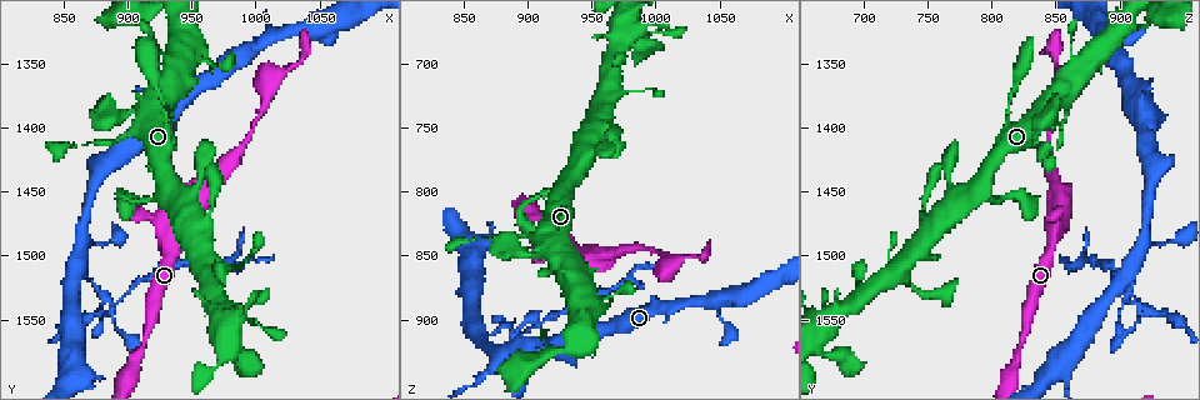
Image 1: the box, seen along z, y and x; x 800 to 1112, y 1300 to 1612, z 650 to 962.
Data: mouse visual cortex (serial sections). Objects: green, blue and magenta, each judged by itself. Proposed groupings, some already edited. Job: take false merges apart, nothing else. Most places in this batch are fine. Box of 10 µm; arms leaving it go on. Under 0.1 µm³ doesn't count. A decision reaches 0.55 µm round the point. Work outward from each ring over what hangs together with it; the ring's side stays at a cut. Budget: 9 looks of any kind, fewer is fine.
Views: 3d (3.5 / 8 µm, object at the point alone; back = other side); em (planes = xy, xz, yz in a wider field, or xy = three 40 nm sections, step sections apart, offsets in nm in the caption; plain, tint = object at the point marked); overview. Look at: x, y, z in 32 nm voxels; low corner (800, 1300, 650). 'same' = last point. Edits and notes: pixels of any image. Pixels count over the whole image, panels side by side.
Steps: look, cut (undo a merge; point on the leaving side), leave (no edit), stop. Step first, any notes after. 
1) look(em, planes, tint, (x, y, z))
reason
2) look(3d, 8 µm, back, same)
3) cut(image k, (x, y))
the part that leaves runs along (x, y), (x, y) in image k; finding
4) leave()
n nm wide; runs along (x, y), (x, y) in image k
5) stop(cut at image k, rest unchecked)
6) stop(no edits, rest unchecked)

look(3d, 3.5 µm, (934, 1480, 848))
calibre changes

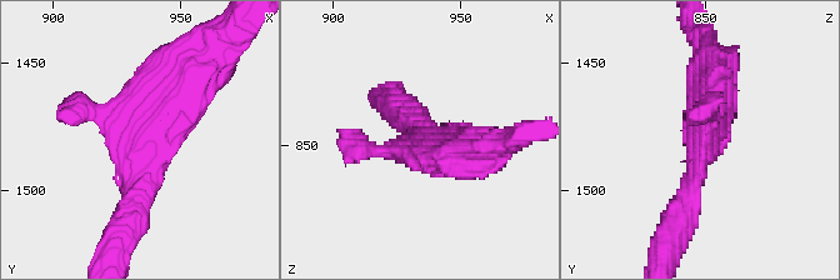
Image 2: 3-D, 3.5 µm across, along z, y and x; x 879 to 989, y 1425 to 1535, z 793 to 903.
look(em, xy, step 1, tint, (935, 1481, 850))

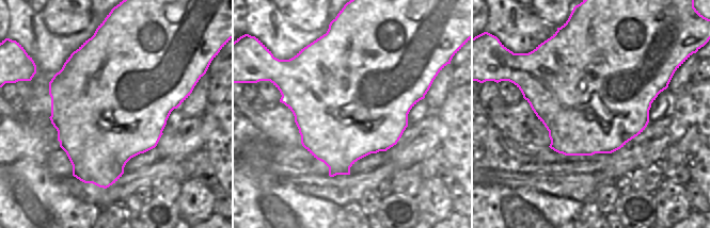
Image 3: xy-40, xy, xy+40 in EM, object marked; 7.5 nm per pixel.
leave()
950 nm wide; runs along (129, 218), (140, 145), (183, 69) in image 2; continuous, no second cell

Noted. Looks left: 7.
look(3d, 3.5 µm, (886, 1488, 938))
narrows sharply

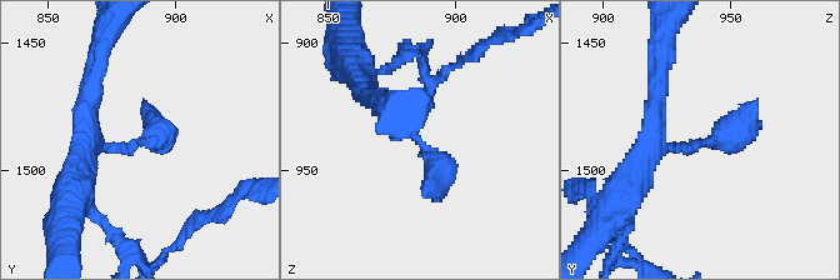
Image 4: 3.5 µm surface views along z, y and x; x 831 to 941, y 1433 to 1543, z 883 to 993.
look(em, planes, plain, (887, 1489, 941))

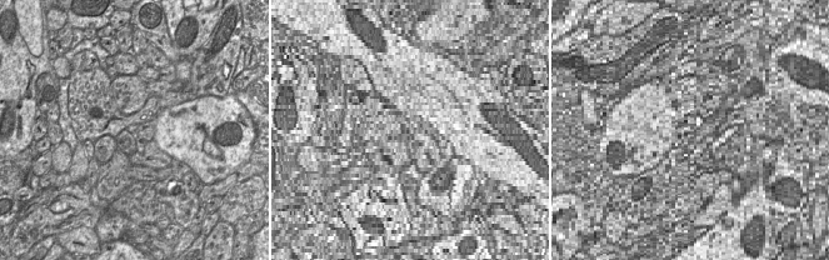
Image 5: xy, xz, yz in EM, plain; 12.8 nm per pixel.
look(em, planes, tint, same)

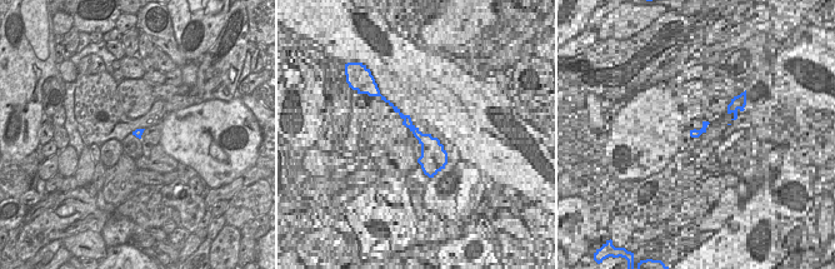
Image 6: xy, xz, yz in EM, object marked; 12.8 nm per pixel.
leave()
arms of 150, 250 nm; runs along (363, 91), (435, 163), (424, 198) in image 4; continuous, no second cell

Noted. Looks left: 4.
look(3d, 3.5 µm, (892, 1538, 914))
a fork

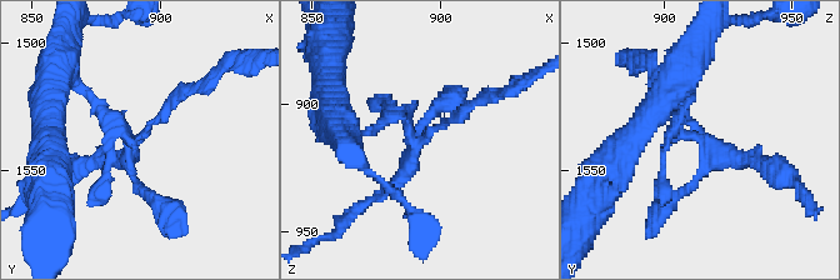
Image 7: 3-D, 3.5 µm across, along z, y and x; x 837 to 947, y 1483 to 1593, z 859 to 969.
look(em, xy, step 5, tint, (889, 1539, 914))

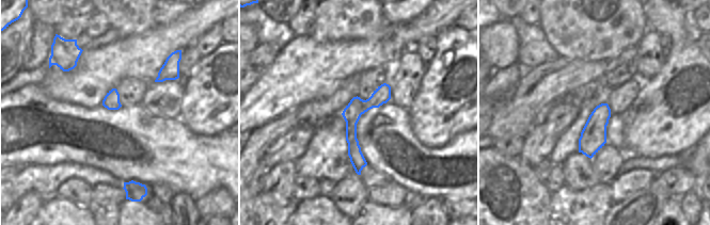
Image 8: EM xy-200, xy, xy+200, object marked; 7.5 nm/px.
cut(image 7, (125, 154))
the part that leaves runs along (114, 124), (140, 139), (190, 89) in image 7; two cells meet here

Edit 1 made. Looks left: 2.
stop(cut at image 7, rest unchecked)

